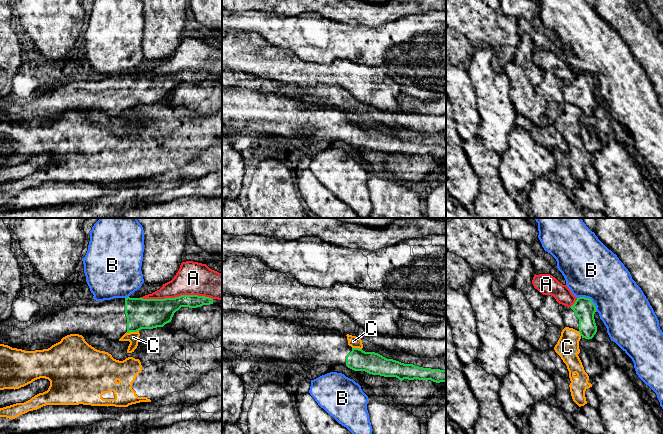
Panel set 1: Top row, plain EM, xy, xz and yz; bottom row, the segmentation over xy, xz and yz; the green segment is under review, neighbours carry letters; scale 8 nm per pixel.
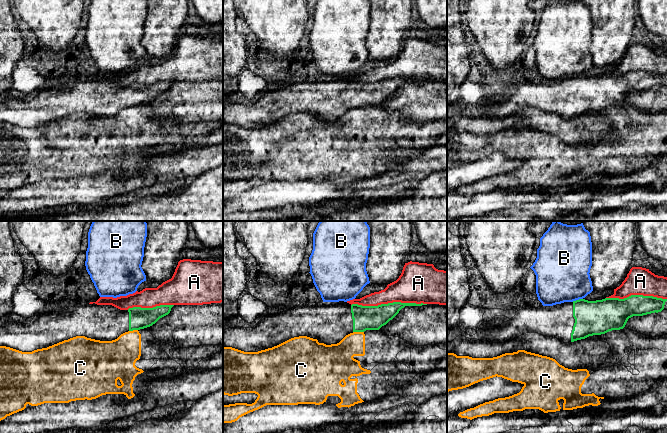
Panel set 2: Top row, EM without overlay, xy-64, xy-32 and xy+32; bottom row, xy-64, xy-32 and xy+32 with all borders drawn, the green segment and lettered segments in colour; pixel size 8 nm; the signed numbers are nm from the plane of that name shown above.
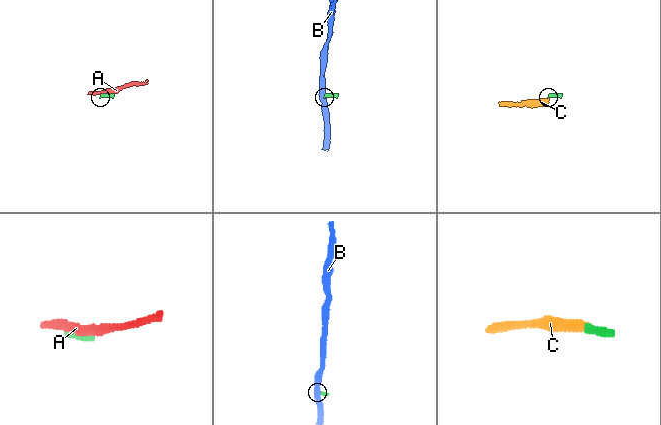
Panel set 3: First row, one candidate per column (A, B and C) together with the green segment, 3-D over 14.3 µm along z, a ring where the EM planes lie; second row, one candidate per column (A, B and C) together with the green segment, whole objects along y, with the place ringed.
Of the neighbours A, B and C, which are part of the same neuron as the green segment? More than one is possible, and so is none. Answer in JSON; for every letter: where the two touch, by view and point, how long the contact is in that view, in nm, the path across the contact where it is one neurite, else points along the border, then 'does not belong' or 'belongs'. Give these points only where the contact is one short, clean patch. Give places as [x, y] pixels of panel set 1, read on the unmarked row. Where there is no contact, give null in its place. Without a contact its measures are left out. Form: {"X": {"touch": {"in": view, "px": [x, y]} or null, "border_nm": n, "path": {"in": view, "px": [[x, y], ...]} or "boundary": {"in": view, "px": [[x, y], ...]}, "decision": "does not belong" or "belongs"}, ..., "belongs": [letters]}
{"A": {"touch": {"in": "xy", "px": [176, 73]}, "border_nm": 600, "decision": "does not belong"}, "B": {"touch": {"in": "yz", "px": [590, 75]}, "border_nm": 200, "boundary": {"in": "yz", "px": [[577, 73], [588, 73], [594, 80], [596, 87]]}, "decision": "does not belong"}, "C": {"touch": {"in": "xy", "px": [132, 107]}, "border_nm": 110, "boundary": {"in": "xy", "px": [[138, 106], [126, 109]]}, "decision": "does not belong"}, "belongs": []}

